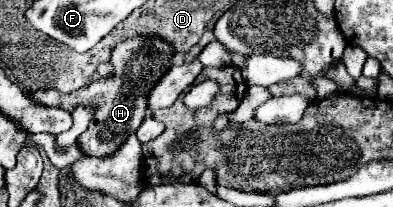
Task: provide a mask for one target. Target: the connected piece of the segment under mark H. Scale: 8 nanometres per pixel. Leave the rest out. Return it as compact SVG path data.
M160 38L124 40L112 52L112 60L110 60L114 66L112 78L94 80L88 88L84 86L72 94L60 94L58 90L50 88L50 90L38 90L38 92L34 92L34 96L42 104L60 106L68 112L72 112L80 104L96 106L94 120L88 126L88 130L78 138L78 142L88 156L108 156L124 144L128 134L132 134L140 128L140 124L146 116L146 110L148 110L146 94L162 78L162 74L170 68L172 54L174 54L172 46Z

